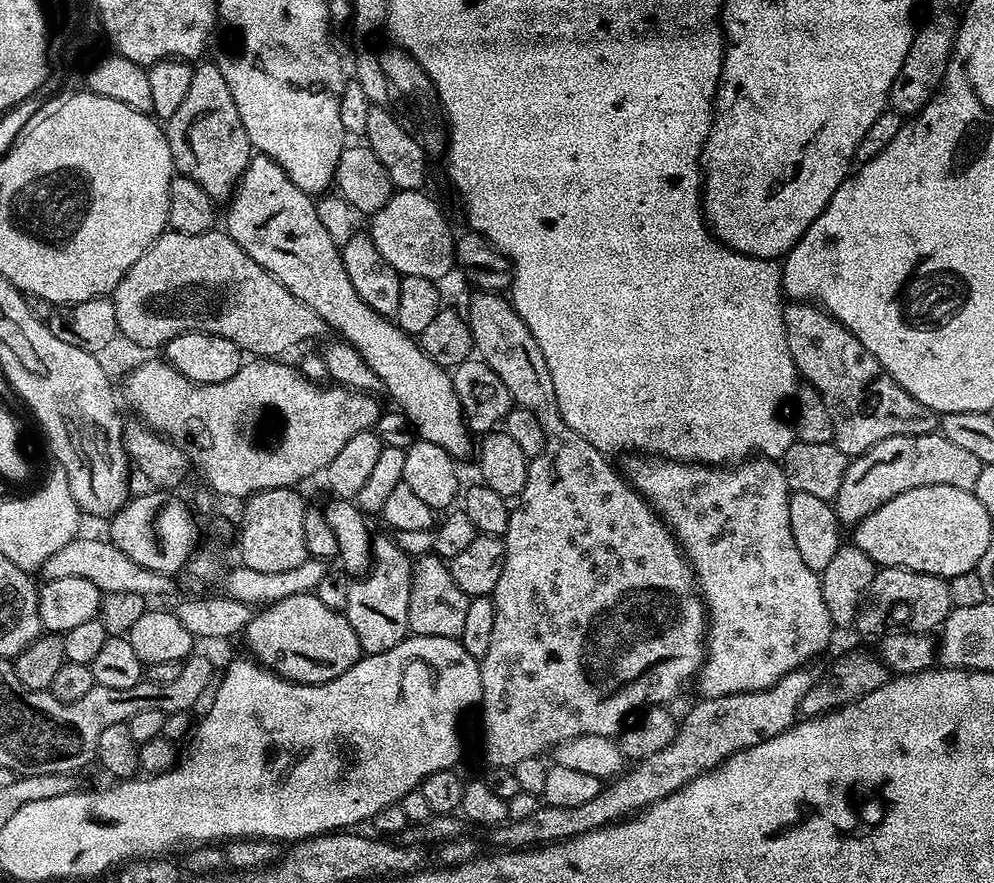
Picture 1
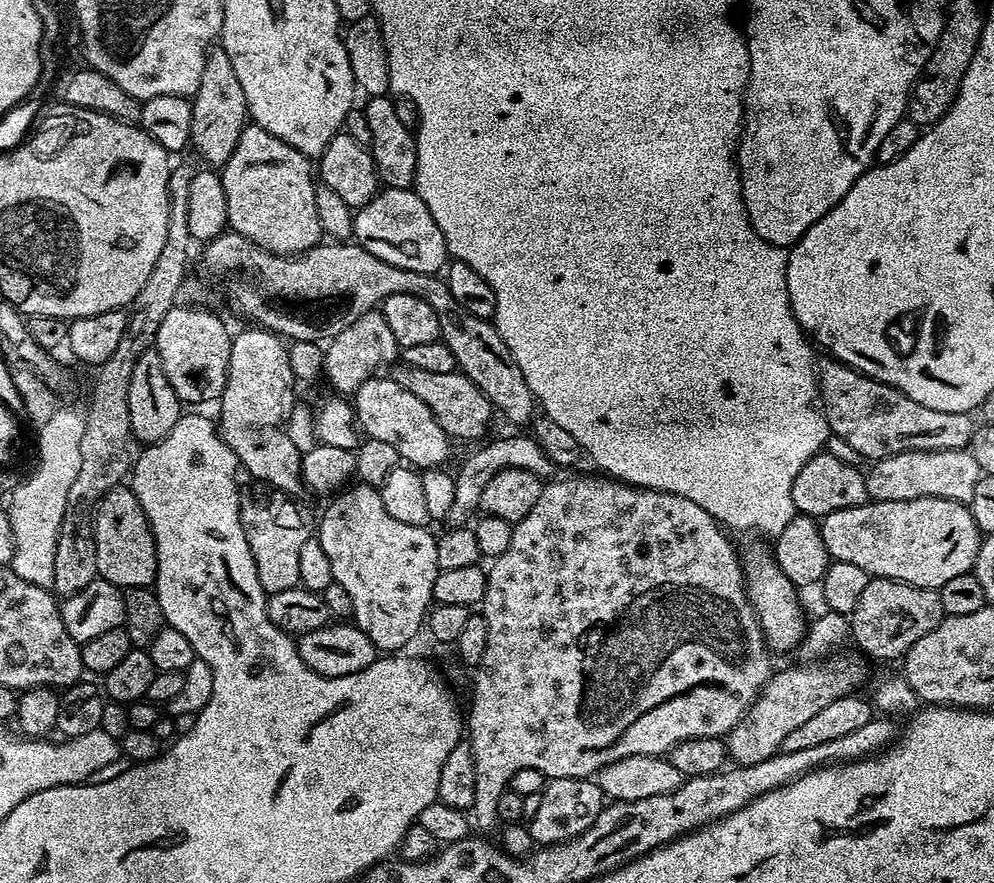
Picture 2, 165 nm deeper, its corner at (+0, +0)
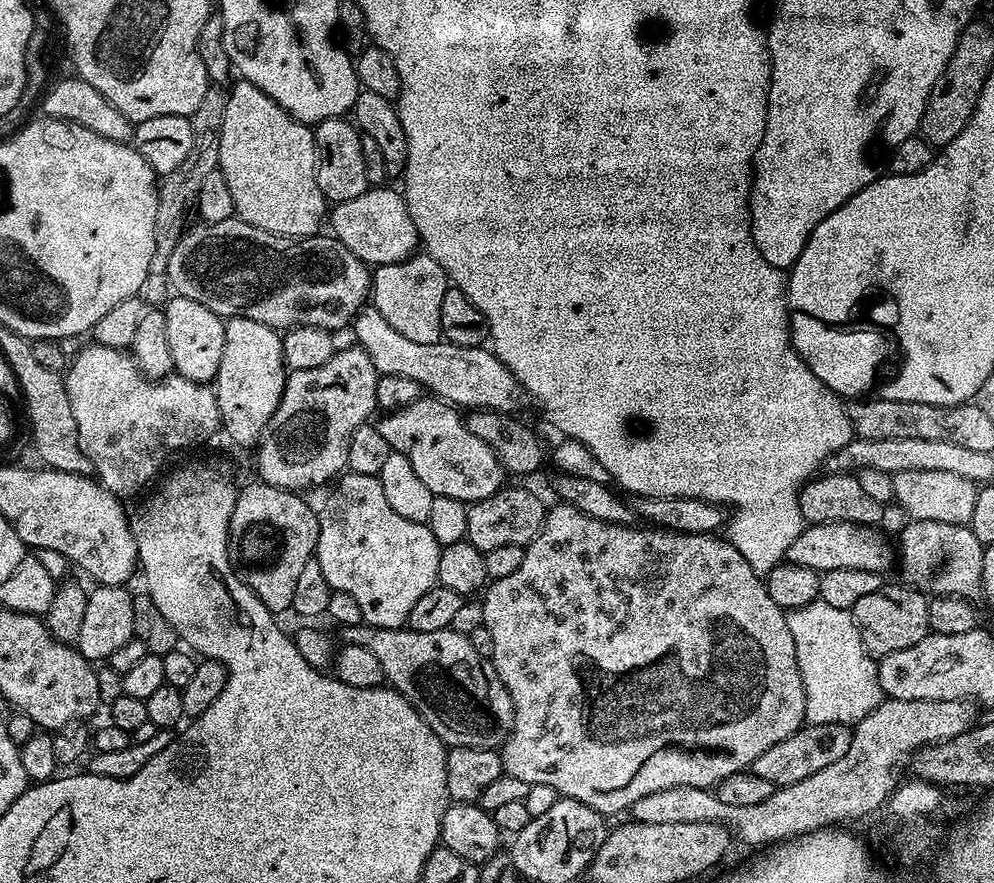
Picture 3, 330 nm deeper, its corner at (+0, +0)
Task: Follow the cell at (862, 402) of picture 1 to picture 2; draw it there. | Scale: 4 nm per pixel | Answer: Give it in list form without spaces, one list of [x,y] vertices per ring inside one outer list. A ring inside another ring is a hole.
[[[841,360],[819,361],[818,391],[831,435],[842,438],[842,442],[858,450],[860,457],[868,462],[914,450],[967,449],[978,427],[969,413],[930,410],[930,406],[914,402],[902,390],[863,376]]]

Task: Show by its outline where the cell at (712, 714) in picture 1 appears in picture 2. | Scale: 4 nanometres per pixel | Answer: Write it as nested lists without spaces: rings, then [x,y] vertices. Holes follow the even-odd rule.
[[[833,655],[823,662],[800,662],[804,664],[797,668],[773,671],[759,698],[748,707],[744,717],[728,733],[725,744],[729,757],[737,765],[766,762],[766,758],[783,749],[786,738],[793,730],[798,730],[798,726],[814,718],[814,714],[826,710],[830,702],[853,695],[859,689],[856,687],[864,680],[865,661],[840,655]]]

